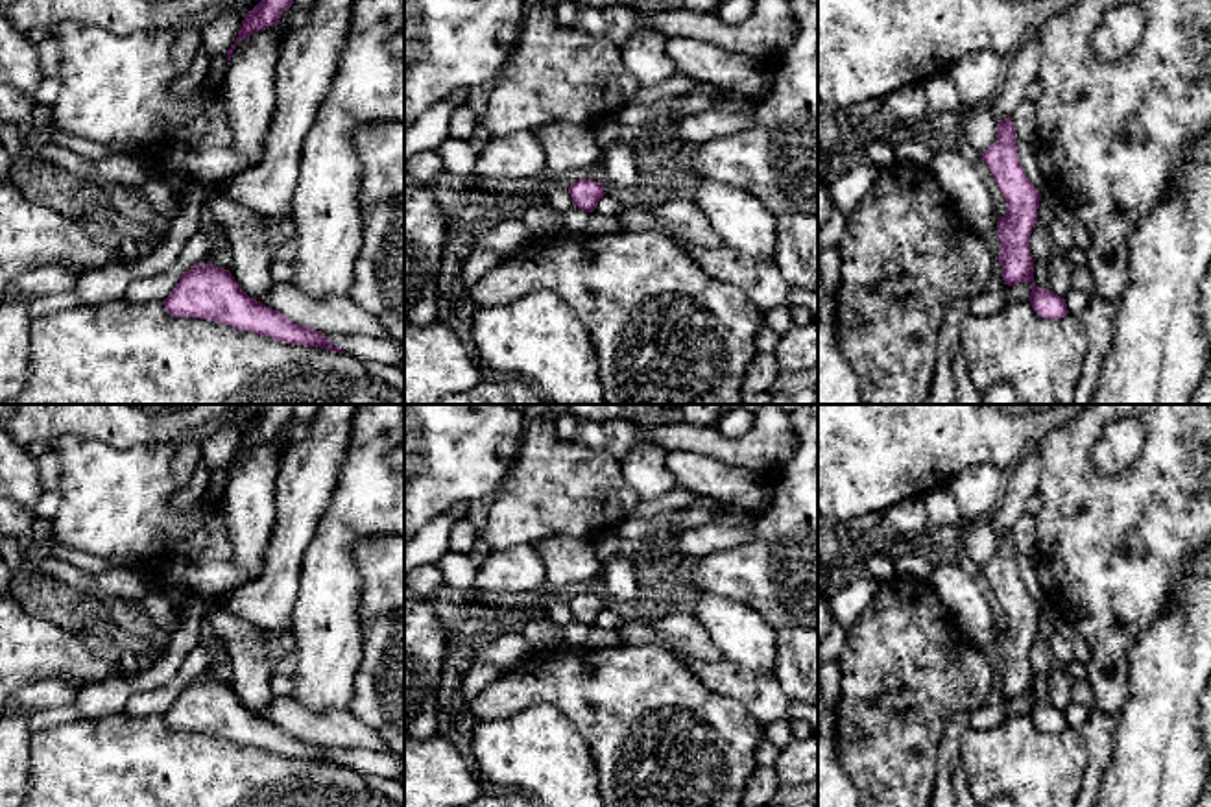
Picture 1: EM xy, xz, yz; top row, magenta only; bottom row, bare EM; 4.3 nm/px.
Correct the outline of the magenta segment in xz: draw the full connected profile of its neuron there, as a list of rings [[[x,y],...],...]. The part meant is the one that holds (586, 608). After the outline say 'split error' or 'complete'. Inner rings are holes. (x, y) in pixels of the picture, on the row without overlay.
[[[580,593],[569,600],[569,608],[574,615],[574,620],[593,626],[606,606],[602,596]]]; complete

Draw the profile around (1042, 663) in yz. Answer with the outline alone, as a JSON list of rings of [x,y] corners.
[[[1036,633],[1032,646],[1030,646],[1030,667],[1034,678],[1049,678],[1052,670],[1052,657],[1049,654],[1049,637]]]

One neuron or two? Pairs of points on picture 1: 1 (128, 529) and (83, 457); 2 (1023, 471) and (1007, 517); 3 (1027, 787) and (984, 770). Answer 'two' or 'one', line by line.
1: one
2: one
3: one

